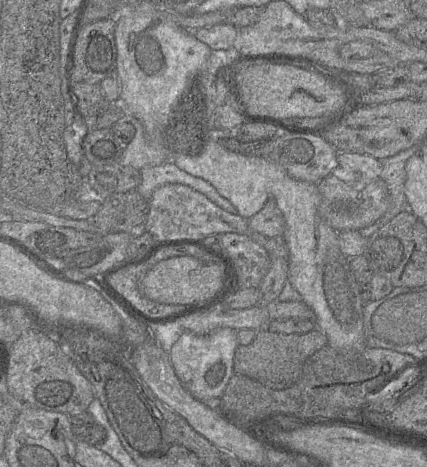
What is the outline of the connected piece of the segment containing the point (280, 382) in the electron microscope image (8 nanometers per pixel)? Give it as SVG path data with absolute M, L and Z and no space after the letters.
M267 328L256 331L256 337L251 344L237 347L234 372L276 389L284 389L294 384L308 358L328 344L326 335L317 328L305 334L281 334Z

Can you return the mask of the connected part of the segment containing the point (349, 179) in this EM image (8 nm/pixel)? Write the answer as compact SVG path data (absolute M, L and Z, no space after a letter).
M338 153L333 176L354 188L363 188L380 179L382 161L367 154Z

